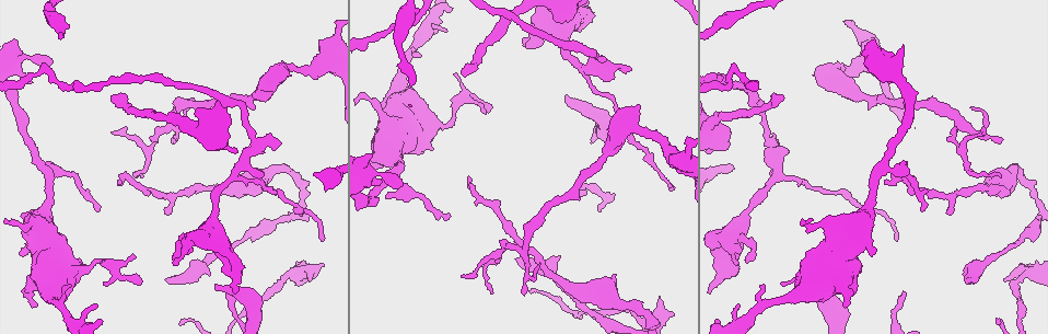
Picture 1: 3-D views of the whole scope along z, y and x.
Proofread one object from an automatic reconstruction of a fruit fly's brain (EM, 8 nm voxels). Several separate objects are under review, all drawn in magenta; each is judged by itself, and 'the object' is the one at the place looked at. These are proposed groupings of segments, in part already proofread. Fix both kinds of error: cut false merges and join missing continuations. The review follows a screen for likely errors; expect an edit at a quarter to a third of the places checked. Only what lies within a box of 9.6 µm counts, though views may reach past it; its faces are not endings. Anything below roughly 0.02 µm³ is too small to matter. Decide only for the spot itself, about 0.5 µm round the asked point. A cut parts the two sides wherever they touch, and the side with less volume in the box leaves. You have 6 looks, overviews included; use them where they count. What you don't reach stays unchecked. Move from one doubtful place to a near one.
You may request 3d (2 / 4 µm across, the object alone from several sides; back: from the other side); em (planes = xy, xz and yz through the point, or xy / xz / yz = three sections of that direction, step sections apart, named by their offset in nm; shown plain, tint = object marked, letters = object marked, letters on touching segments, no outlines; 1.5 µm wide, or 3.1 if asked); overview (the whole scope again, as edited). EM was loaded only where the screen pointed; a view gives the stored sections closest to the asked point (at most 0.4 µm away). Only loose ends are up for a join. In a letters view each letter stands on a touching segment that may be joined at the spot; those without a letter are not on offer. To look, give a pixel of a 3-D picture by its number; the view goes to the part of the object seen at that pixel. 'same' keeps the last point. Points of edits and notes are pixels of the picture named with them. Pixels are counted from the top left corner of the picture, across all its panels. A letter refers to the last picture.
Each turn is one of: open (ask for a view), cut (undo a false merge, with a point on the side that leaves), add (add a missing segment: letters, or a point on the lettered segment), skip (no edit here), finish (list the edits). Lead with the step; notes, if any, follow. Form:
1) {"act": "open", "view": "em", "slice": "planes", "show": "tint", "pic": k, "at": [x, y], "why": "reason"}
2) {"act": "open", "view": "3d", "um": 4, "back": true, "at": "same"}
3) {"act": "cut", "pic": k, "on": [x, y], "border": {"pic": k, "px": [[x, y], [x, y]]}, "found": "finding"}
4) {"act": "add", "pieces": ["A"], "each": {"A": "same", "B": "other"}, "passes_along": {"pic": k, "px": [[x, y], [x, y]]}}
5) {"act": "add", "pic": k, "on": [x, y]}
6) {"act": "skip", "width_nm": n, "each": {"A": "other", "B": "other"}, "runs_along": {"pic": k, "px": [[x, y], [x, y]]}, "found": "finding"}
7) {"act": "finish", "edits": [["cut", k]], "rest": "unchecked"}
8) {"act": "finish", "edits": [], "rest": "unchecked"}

{"act": "open", "view": "em", "slice": "planes", "show": "letters", "pic": 1, "at": [112, 95], "why": "end of a long branch"}

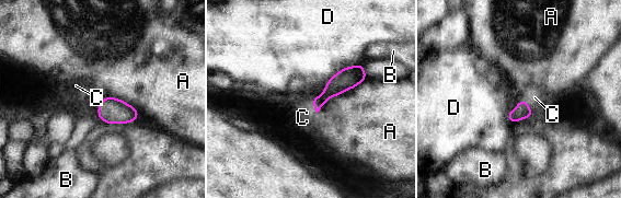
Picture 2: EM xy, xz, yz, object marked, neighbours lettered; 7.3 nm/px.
{"act": "add", "pieces": ["C"], "each": {"A": "other", "B": "other", "C": "same", "D": "other"}, "passes_along": {"pic": 2, "px": [[521, 112], [528, 105], [535, 97]]}, "found": "it goes on there"}

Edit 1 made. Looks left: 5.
{"act": "open", "view": "overview"}

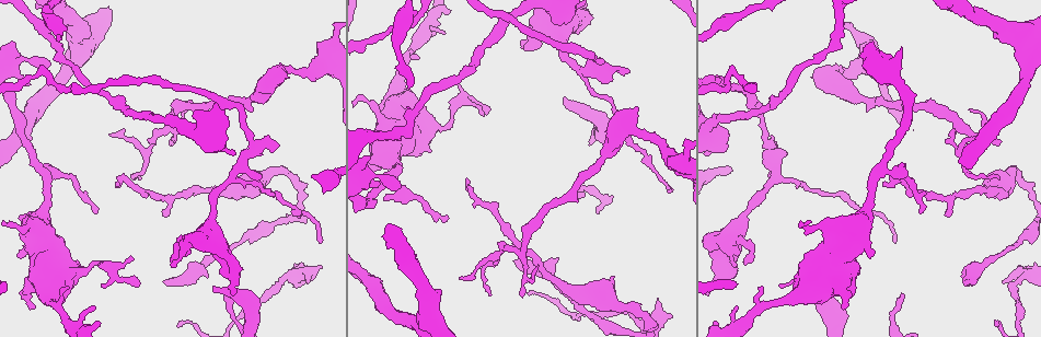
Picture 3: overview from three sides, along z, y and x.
{"act": "open", "view": "em", "slice": "xz", "step": 4, "show": "letters", "pic": 3, "at": [22, 256], "why": "an open end"}

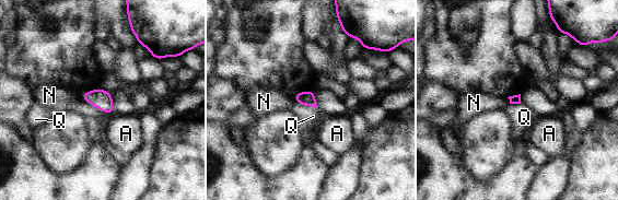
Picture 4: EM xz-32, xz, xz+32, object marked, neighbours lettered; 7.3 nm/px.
{"act": "open", "view": "em", "slice": "planes", "show": "letters", "at": "same"}

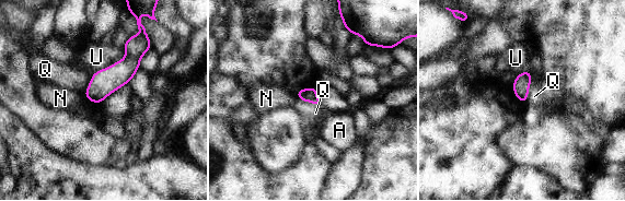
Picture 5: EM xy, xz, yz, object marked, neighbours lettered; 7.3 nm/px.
{"act": "skip", "each": {"A": "other", "N": "other", "Q": "other", "U": "other"}, "border": {"pic": 5, "px": [[533, 77], [527, 102]]}, "found": "no lettered segment goes on from it"}

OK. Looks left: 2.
{"act": "open", "view": "em", "slice": "planes", "show": "letters", "pic": 3, "at": [948, 215], "why": "free end"}

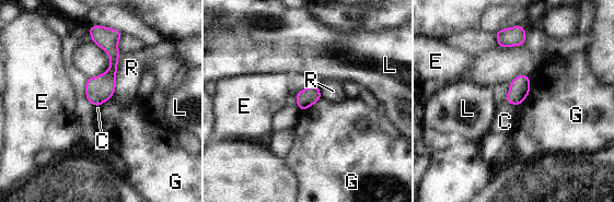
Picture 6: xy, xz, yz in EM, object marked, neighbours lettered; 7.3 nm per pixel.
{"act": "skip", "longest_contact_nm": ["G", 240], "each": {"C": "other", "E": "other", "G": "other", "L": "other", "R": "other"}, "runs_along": {"pic": 6, "px": [[92, 33], [114, 54], [97, 103]]}, "found": "no lettered segment goes on from it"}

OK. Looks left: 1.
{"act": "finish", "edits": [["add", 2]], "rest": "unchecked"}

